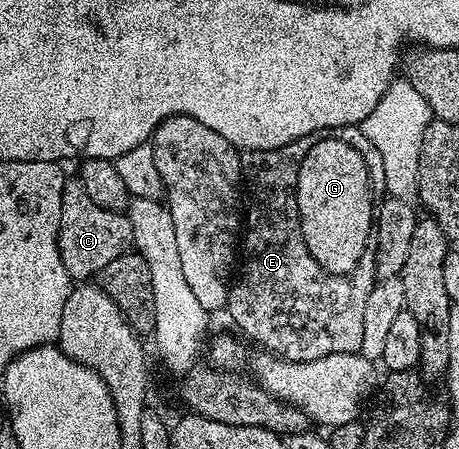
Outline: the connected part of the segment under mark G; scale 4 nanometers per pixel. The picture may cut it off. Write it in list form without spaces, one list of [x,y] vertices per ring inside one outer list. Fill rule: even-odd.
[[[317,131],[315,143],[295,161],[295,179],[291,185],[293,205],[295,205],[295,221],[301,229],[301,243],[307,251],[307,257],[317,265],[317,269],[327,277],[337,275],[353,275],[356,263],[375,263],[375,232],[377,231],[377,215],[385,194],[377,191],[371,165],[365,153],[349,141],[349,137],[335,137],[321,134]]]

